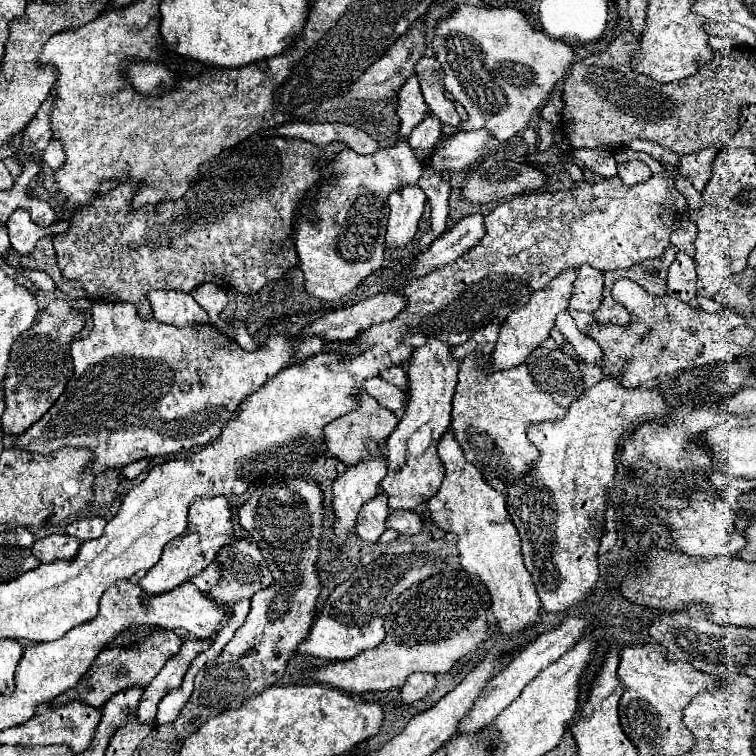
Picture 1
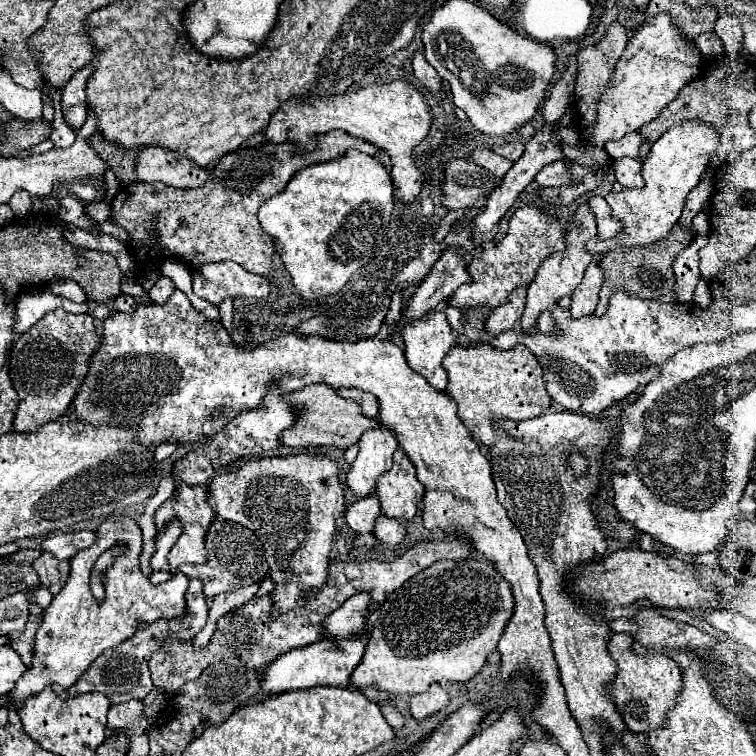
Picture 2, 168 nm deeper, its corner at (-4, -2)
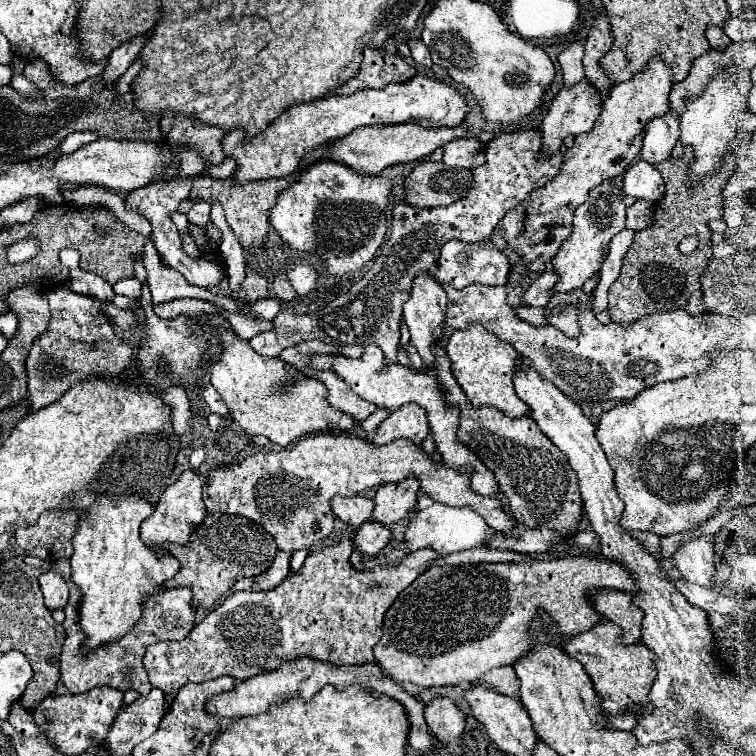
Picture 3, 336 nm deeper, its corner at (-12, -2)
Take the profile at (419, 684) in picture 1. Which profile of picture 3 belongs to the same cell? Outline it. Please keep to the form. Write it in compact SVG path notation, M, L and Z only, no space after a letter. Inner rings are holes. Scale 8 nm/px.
M432 697L424 705L428 729L448 745L452 755L460 755L460 735L464 731L464 713L448 697Z

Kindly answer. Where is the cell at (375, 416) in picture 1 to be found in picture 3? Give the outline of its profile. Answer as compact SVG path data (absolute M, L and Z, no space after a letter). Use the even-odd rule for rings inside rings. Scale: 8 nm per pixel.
M222 333L222 347L220 361L210 367L212 385L232 411L234 423L248 435L266 437L280 447L288 447L294 439L304 435L328 431L352 433L356 429L356 421L348 417L348 413L340 413L328 405L328 389L322 381L304 377L298 369L280 359L258 355L248 341L232 333Z

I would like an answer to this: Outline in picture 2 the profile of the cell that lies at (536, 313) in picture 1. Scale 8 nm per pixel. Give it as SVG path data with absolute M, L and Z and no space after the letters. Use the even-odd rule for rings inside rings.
M588 201L580 203L568 223L566 223L566 237L564 237L564 245L566 249L560 251L560 253L552 253L550 257L546 257L542 261L542 265L538 267L538 273L536 273L536 279L528 285L528 301L526 301L526 309L524 309L524 315L520 317L520 327L522 331L530 331L534 325L536 325L536 317L544 311L544 309L550 309L556 301L560 301L564 295L572 295L574 289L580 285L582 281L582 275L586 271L586 267L592 263L592 255L588 253L586 249L586 243L596 237L596 217L588 205Z

